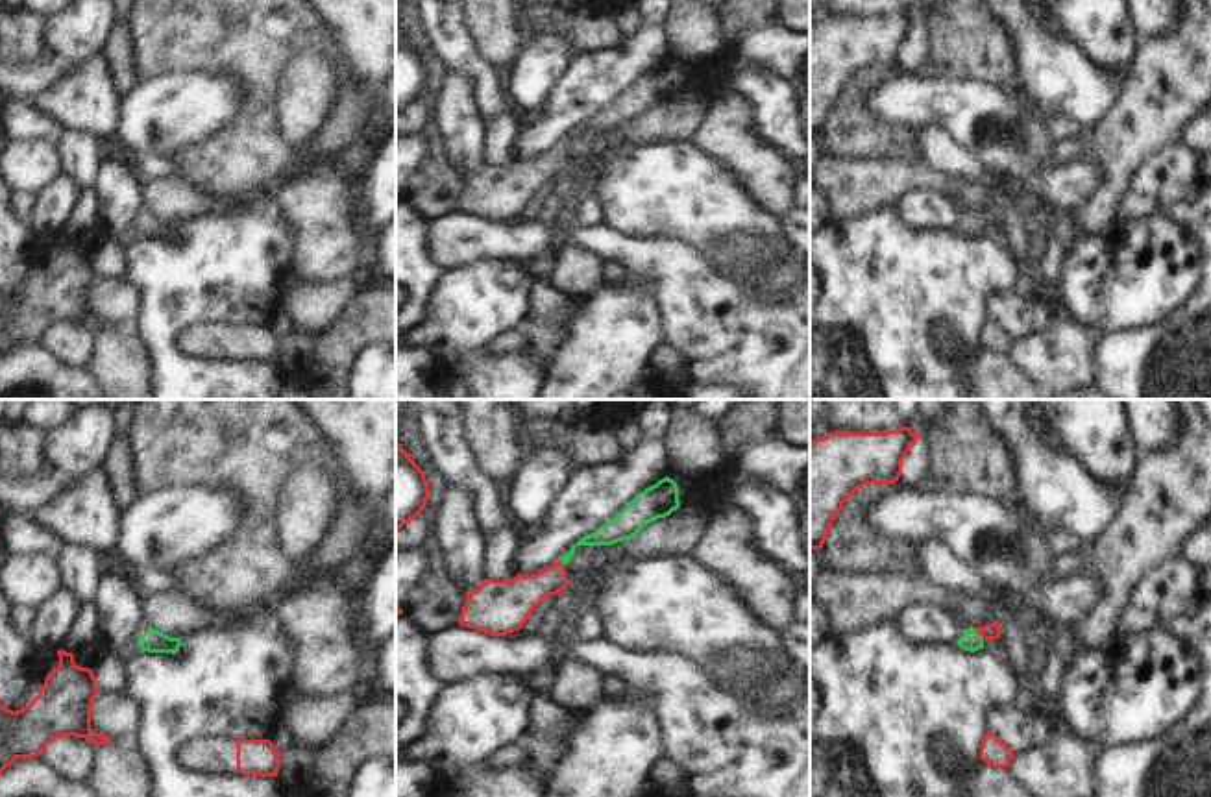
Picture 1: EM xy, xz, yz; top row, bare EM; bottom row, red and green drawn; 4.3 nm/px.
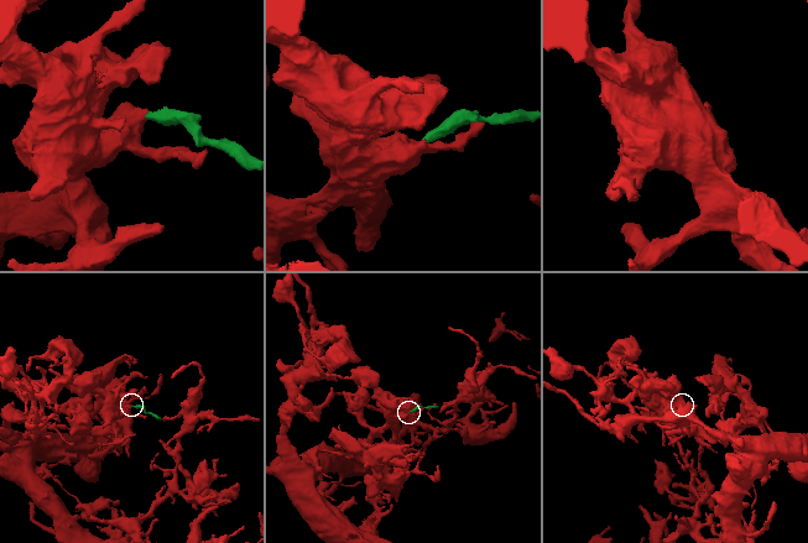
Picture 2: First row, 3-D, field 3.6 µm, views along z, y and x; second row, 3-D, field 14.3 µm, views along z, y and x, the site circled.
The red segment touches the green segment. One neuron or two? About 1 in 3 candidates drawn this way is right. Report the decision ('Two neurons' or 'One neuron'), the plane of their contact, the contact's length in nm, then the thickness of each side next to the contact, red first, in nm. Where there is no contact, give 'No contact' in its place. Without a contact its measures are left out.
One neuron. Touches red in yz. Shared border 80 nm. Thickness 80 nm (red) against 90 nm.

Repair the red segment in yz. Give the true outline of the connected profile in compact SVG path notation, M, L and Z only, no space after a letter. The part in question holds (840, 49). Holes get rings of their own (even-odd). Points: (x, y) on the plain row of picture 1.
M910 13L882 18L836 17L810 30L810 135L821 135L843 89L865 70L893 70L902 59L902 46L917 30Z

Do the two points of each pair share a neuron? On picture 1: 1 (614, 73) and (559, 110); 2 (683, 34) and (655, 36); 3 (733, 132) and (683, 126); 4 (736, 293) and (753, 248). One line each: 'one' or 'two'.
1: one
2: two
3: two
4: two

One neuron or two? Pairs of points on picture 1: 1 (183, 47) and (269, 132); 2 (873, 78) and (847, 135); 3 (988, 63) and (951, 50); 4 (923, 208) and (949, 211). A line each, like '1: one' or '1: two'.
1: one
2: one
3: one
4: one

